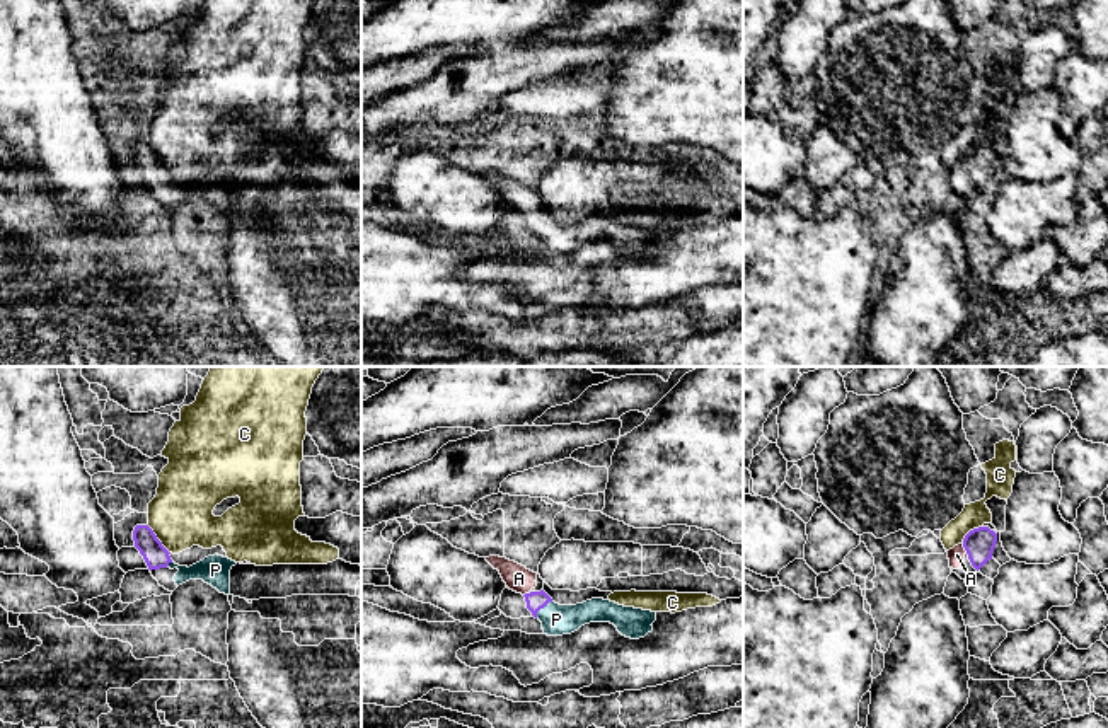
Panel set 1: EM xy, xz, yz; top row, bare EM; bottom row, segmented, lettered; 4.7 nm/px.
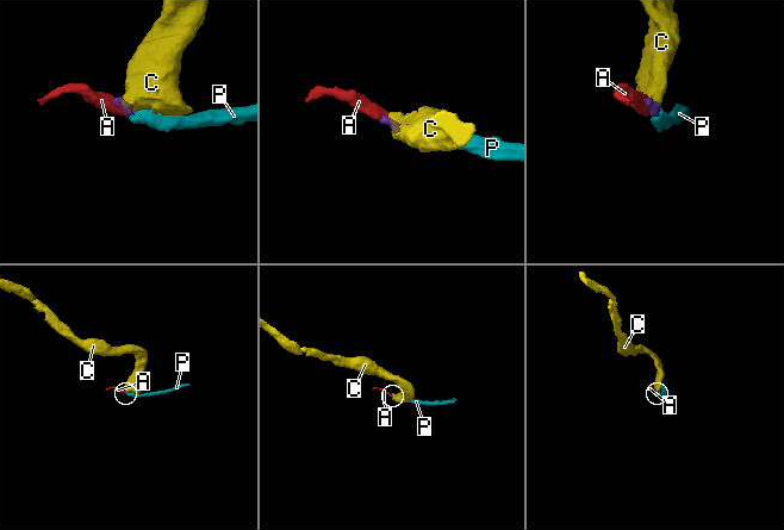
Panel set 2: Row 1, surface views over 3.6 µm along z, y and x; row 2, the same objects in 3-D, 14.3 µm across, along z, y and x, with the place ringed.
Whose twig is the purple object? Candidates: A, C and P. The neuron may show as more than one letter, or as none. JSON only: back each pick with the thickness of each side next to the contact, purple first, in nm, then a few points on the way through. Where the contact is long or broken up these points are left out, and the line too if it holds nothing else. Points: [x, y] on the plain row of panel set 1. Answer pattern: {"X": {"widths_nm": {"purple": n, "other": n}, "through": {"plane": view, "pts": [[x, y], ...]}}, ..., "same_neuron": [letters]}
{"A": {"widths_nm": {"purple": 140, "other": 80}, "through": {"plane": "yz", "pts": [[979, 161], [963, 164], [957, 173]]}}, "P": {"widths_nm": {"purple": 90, "other": 150}, "through": {"plane": "xz", "pts": [[536, 219], [541, 225], [556, 237]]}}, "same_neuron": ["A", "P"]}

